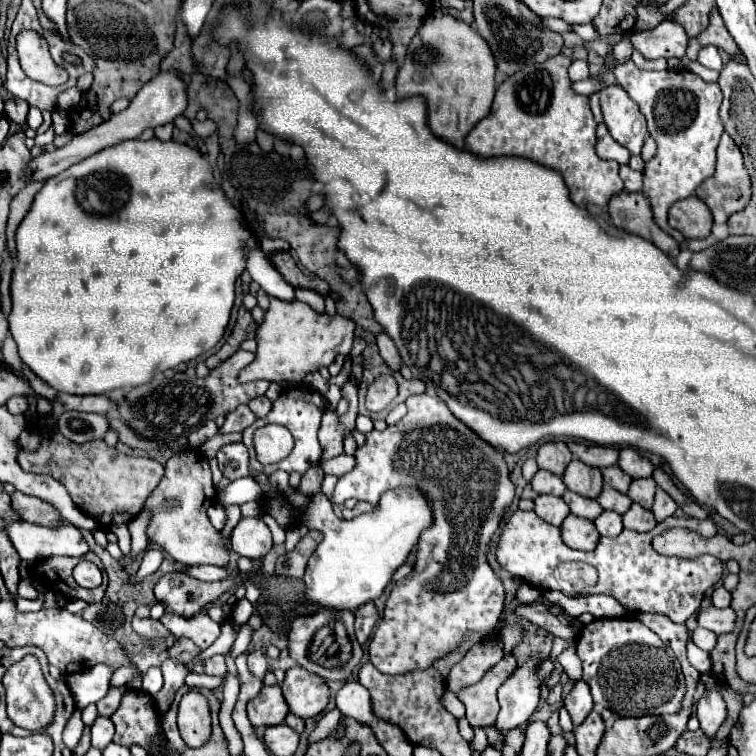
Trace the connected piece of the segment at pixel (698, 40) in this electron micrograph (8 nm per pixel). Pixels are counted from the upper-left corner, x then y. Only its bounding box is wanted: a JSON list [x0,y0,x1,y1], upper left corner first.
[686,10,742,60]

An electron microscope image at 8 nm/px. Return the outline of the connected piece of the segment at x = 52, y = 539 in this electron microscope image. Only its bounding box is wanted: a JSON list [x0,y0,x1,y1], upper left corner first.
[6,522,90,562]

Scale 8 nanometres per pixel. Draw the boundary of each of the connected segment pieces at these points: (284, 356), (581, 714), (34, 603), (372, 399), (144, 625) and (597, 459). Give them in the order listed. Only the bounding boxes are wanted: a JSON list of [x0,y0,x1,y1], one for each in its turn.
[[240,298,356,382],[564,680,592,726],[16,596,42,612],[366,374,398,412],[132,618,176,646],[568,440,618,470]]

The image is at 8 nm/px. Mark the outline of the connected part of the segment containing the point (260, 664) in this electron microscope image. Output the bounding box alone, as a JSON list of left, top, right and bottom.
[248,650,266,678]

